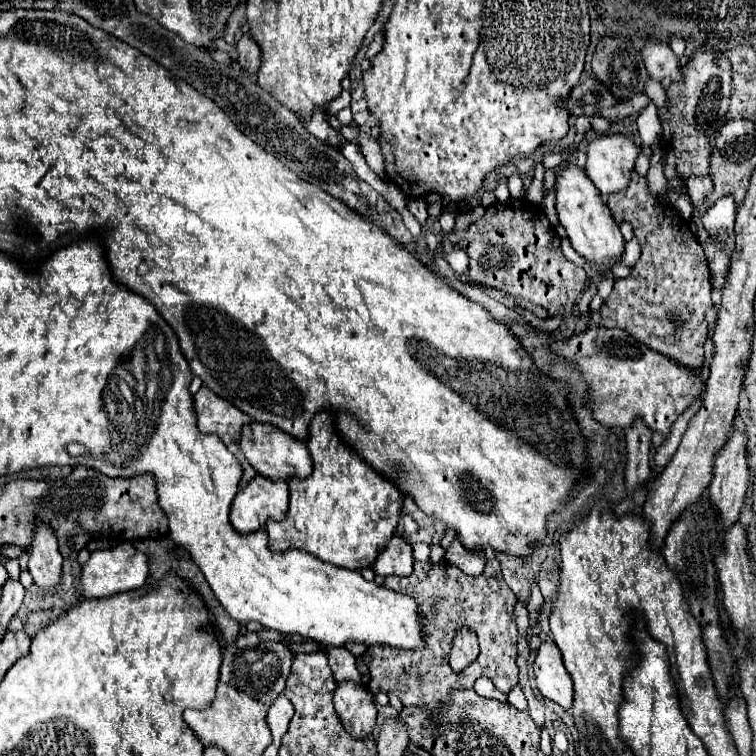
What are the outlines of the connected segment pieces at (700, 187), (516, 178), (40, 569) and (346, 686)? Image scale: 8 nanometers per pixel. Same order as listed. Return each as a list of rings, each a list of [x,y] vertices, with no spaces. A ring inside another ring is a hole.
[[[688,177],[686,185],[688,185],[688,195],[696,207],[700,203],[704,203],[708,193],[712,193],[712,189],[714,189],[714,183],[710,177]]]
[[[513,174],[508,178],[508,189],[512,199],[523,199],[524,184],[519,175]]]
[[[44,525],[36,527],[36,537],[32,541],[28,569],[30,569],[34,583],[40,589],[52,589],[60,585],[62,555],[58,551],[54,533],[50,529],[44,529]]]
[[[338,683],[334,691],[334,709],[344,725],[356,739],[364,739],[376,725],[376,707],[366,687],[356,683]]]

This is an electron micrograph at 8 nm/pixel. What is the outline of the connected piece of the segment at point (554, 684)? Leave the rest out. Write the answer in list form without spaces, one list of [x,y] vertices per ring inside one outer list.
[[[542,641],[538,655],[534,659],[534,675],[542,695],[546,695],[550,701],[558,703],[564,709],[572,707],[572,679],[562,663],[560,649],[556,649],[554,643]]]

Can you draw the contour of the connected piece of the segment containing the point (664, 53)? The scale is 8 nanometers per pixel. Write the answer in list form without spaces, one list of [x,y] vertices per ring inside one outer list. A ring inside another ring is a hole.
[[[654,39],[648,41],[646,47],[642,49],[642,57],[644,57],[644,65],[648,69],[648,75],[652,79],[662,81],[662,79],[668,77],[674,83],[684,81],[680,61],[666,43],[660,43],[660,41],[654,41]]]

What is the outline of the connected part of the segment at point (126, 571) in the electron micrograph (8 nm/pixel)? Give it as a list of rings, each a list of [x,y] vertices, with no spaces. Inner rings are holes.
[[[120,543],[108,551],[94,551],[82,567],[80,589],[84,597],[112,597],[114,593],[124,593],[142,587],[150,575],[150,555],[138,551],[132,543]]]

